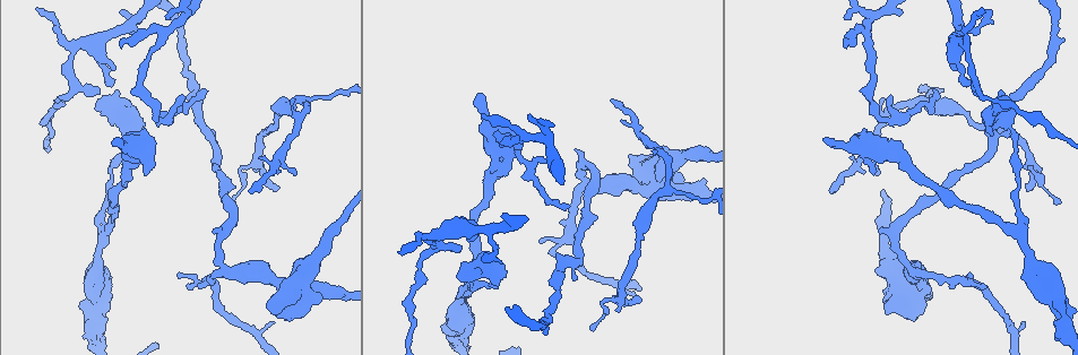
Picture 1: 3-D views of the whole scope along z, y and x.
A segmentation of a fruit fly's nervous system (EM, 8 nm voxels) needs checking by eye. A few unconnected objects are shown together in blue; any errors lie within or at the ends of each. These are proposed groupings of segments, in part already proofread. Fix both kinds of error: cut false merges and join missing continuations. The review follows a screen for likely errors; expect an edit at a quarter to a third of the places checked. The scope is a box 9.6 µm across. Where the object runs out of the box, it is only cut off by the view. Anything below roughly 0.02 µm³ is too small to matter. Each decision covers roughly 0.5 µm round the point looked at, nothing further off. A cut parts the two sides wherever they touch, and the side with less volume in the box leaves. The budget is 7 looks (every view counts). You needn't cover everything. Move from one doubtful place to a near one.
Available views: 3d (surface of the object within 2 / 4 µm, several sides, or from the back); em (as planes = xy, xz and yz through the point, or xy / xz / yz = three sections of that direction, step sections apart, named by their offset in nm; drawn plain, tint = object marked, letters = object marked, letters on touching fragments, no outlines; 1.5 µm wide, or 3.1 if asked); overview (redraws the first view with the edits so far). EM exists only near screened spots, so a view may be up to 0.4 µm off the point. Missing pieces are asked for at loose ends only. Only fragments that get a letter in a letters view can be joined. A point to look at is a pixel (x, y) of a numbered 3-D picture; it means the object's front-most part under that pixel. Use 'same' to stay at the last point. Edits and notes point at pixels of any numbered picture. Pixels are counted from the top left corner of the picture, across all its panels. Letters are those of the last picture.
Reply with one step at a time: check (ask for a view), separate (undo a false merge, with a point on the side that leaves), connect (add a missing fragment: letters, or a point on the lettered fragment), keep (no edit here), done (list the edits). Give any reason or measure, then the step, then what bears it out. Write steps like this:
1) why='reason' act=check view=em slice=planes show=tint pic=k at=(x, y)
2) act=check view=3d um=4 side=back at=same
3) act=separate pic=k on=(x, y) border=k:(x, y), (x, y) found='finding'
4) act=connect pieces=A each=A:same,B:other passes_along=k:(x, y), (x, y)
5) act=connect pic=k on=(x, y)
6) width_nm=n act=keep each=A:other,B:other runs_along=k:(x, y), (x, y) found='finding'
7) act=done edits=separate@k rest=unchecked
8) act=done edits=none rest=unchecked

why='an open end' act=check view=em slice=planes show=plain pic=1 at=(639, 297)

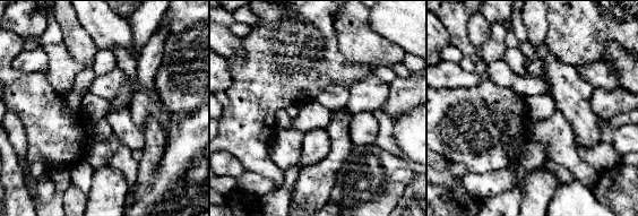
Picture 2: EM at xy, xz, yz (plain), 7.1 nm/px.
act=check view=em slice=planes show=letters at=same

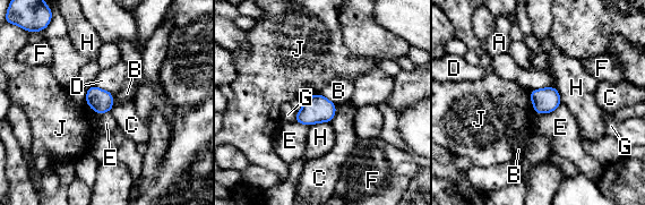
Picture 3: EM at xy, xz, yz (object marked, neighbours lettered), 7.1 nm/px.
longest_contact=E:190nm act=keep each=A:other,B:other,C:other,D:other,E:other,F:other,G:other,H:other,J:other border=3:(319, 93), (335, 105) found='none of them fits'

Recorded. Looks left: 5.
why='thin neck' act=check view=3d um=4 side=back pic=1 at=(465, 293)

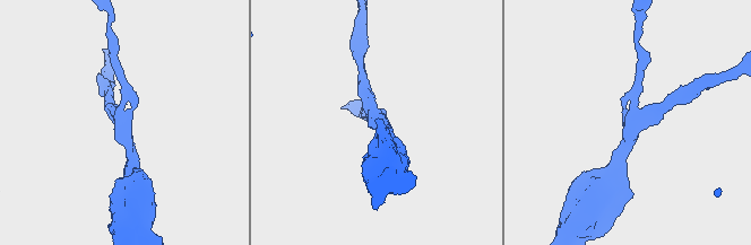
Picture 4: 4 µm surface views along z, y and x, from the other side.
why='shape alone is not enough' act=check view=em slice=planes show=letters pic=4 at=(634, 127)

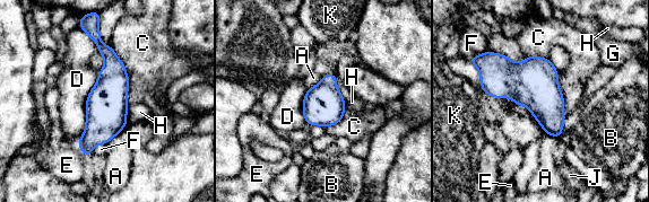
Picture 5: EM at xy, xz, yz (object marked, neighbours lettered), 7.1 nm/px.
arms=3 act=keep each=A:other,B:other,C:other,D:other,E:other,F:other,G:other,H:other,J:other,K:other runs_along=5:(95, 34), (110, 55), (110, 94), (86, 151) found='all the same cell'

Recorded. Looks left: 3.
why='an open end' act=check view=3d um=4 pic=1 at=(831, 192)

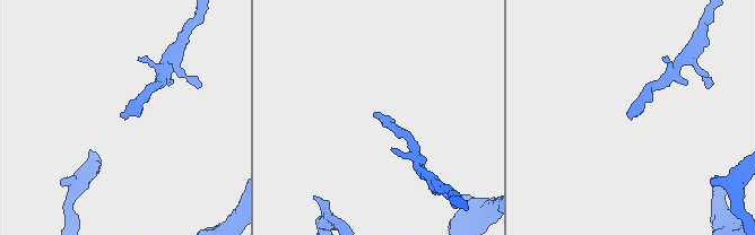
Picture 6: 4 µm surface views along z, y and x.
act=check view=em slice=planes show=letters pic=6 at=(629, 116)

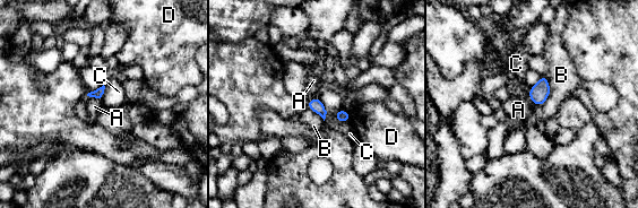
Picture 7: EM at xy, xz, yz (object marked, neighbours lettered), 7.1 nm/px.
longest_contact=B:240nm act=connect pieces=A each=A:same,B:other,C:other,D:other found='it goes on there'

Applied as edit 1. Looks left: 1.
act=done edits=connect@7 rest=unchecked

